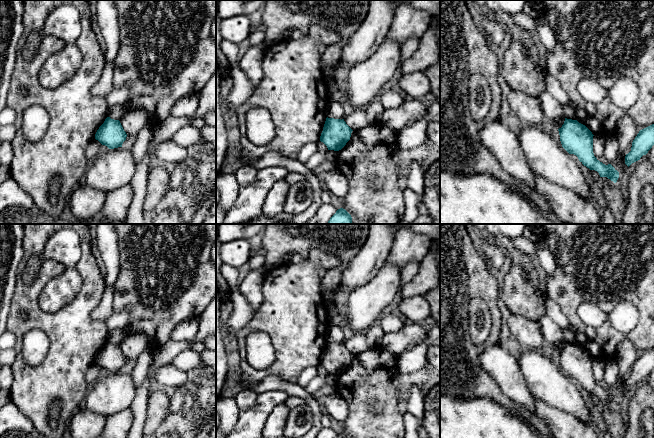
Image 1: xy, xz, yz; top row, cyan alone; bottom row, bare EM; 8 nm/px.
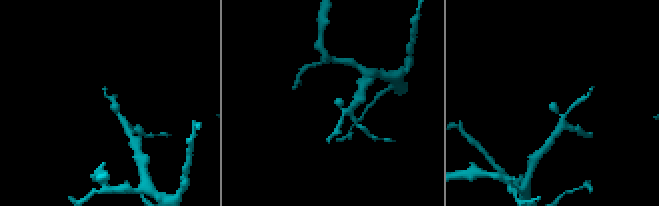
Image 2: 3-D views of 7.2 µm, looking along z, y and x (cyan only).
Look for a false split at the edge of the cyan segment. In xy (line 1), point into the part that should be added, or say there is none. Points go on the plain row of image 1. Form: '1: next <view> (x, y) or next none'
1: next none

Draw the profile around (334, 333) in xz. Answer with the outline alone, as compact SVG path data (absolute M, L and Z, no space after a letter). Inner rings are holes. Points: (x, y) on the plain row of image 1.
M329 324L326 331L326 341L334 343L344 343L344 330L341 326Z

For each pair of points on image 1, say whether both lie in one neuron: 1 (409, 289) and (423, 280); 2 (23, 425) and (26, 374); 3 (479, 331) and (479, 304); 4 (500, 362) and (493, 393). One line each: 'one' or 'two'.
1: one
2: two
3: one
4: two

